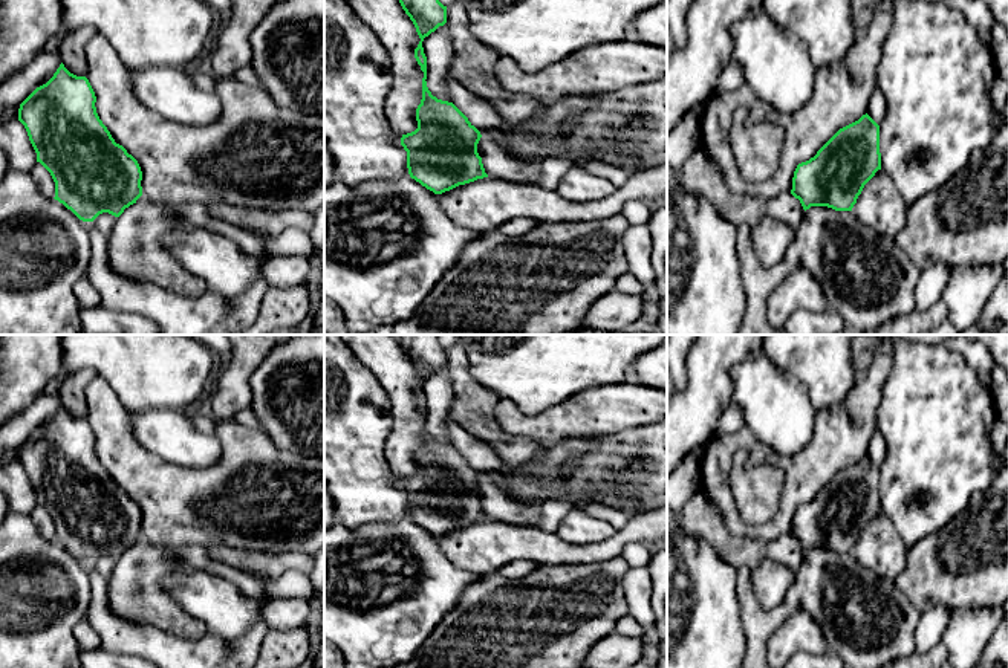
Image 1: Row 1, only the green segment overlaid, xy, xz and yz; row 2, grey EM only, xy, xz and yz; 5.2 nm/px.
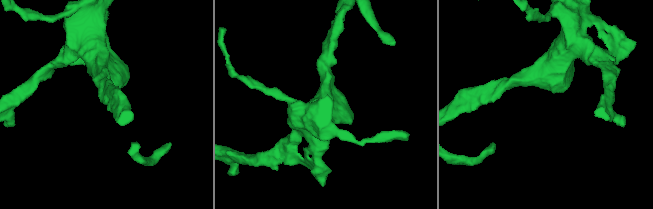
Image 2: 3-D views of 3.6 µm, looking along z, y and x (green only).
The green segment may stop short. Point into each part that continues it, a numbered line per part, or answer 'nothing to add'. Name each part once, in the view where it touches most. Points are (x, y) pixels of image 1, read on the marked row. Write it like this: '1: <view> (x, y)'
nothing to add

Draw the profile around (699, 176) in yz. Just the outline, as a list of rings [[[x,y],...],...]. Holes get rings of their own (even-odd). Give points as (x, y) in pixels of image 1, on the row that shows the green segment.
[[[702,148],[682,165],[679,185],[688,194],[705,197],[723,219],[736,226],[756,226],[766,216],[766,199],[731,191],[719,167]]]

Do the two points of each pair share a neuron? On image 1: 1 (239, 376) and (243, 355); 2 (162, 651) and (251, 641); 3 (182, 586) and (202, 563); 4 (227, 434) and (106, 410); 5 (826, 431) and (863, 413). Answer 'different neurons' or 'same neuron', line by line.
1: same neuron
2: different neurons
3: different neurons
4: same neuron
5: same neuron

